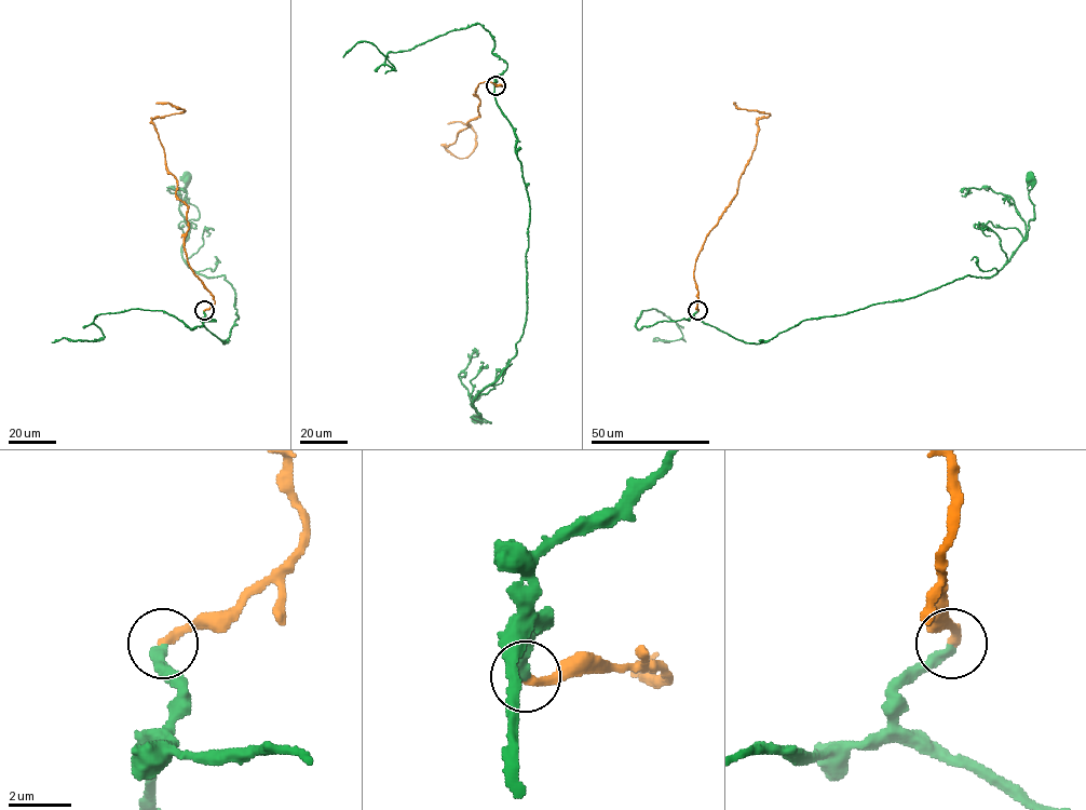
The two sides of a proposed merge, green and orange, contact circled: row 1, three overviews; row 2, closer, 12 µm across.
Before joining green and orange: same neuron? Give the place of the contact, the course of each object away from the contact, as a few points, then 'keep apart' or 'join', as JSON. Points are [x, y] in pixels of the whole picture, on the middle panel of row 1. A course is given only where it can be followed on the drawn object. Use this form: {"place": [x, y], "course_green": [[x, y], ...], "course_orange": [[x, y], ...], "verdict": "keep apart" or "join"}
{"place": [496, 85], "course_green": [[494, 85], [516, 139], [529, 208], [527, 312], [516, 354], [474, 400], [490, 422], [476, 418]], "course_orange": [[494, 85], [477, 85], [479, 115], [443, 146], [465, 158], [475, 132], [447, 123]], "verdict": "join"}

